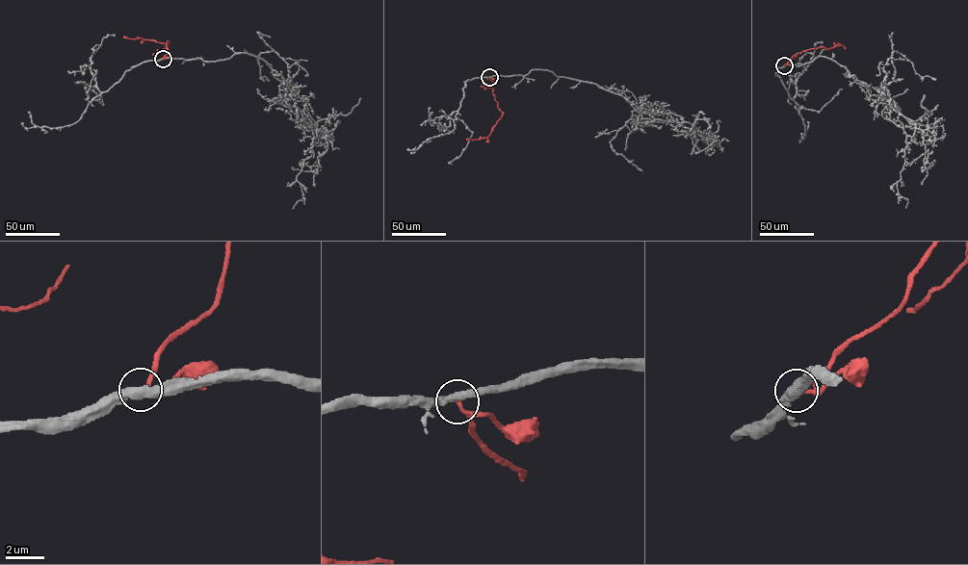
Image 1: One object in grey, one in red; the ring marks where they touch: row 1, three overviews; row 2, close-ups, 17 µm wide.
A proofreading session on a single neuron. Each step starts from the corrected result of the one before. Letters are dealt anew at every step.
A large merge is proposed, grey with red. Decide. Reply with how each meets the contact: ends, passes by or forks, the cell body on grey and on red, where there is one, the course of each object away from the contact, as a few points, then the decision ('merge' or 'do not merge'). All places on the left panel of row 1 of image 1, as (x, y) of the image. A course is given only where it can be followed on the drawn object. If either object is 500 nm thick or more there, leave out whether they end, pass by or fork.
grey passes by; red ends there; no cell body on grey; no cell body on red; grey runs (163, 59), (246, 53), (266, 61), (316, 127), (296, 177), (303, 199), (293, 208); red runs (163, 59), (167, 53), (168, 41), (165, 43), (123, 38); merge

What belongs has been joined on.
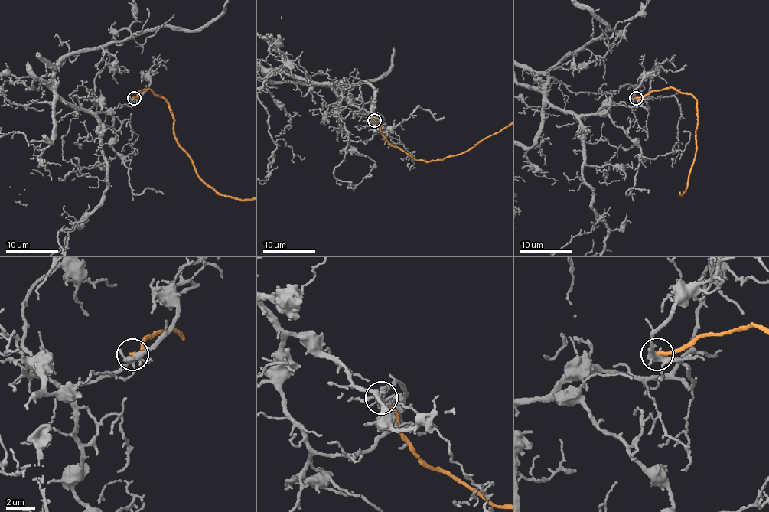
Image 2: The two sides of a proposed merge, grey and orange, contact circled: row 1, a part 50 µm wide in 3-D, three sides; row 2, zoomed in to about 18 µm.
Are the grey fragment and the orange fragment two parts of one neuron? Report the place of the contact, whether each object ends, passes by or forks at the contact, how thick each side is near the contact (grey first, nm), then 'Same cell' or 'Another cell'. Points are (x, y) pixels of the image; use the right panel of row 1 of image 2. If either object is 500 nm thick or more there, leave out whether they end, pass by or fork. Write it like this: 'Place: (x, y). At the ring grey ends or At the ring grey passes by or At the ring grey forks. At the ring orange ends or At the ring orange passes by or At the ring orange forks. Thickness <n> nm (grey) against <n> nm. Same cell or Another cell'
Place: (636, 98). At the ring grey forks. At the ring orange ends. Thickness 360 nm (grey) against 280 nm. Another cell

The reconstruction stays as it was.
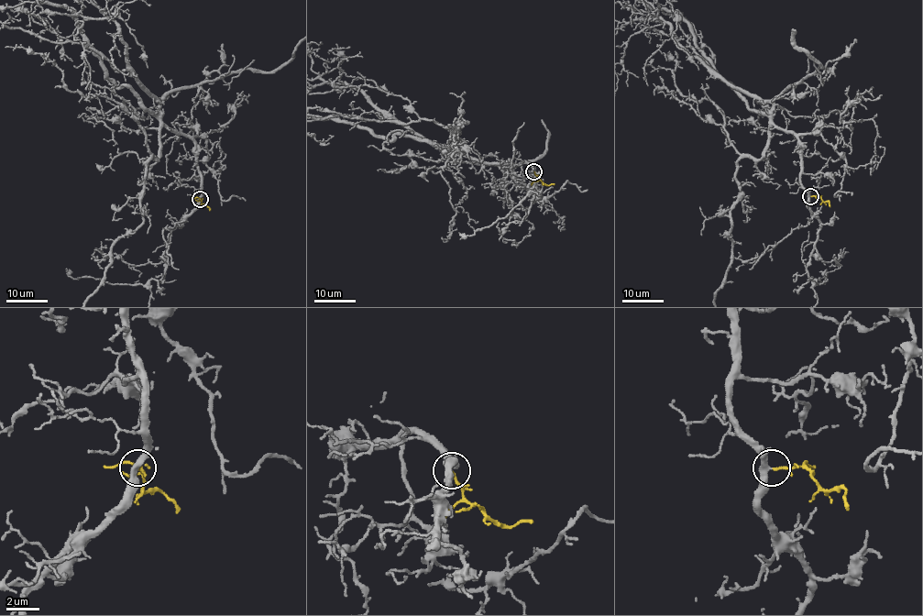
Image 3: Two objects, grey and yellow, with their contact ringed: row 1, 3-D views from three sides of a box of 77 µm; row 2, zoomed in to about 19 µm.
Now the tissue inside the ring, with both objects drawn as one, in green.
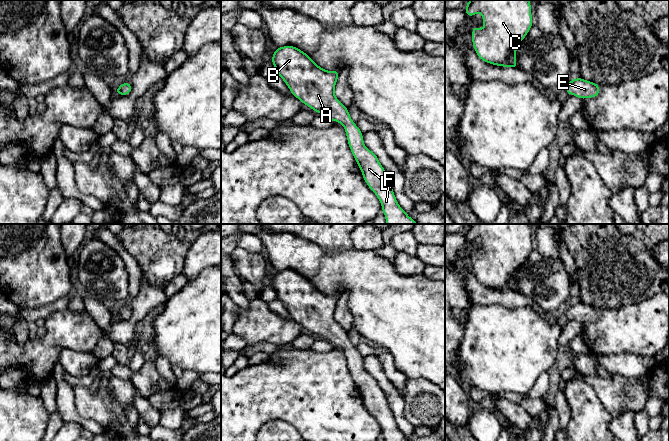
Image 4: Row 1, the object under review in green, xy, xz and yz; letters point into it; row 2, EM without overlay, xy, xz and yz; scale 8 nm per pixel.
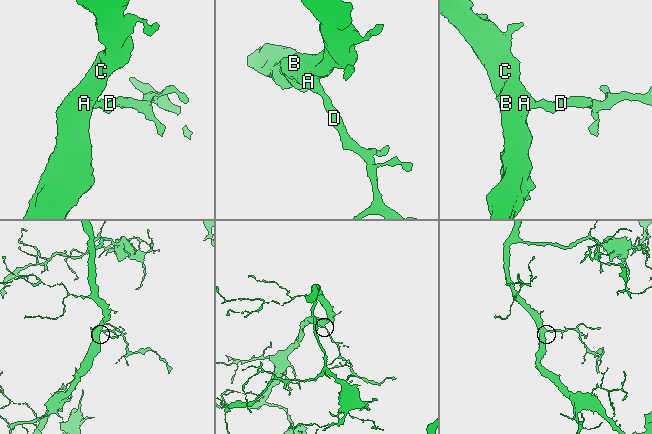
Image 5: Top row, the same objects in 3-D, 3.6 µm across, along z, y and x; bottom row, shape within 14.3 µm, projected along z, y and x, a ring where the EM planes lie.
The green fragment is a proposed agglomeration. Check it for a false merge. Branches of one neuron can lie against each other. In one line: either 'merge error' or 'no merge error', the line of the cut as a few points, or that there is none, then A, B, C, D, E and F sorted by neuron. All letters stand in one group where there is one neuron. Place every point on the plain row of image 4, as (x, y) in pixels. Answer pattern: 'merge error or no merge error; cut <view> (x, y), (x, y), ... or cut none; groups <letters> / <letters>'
no merge error; cut none; groups A B C D E F

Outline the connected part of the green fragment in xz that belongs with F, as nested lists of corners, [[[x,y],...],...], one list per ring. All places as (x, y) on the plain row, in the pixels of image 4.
[[[295,270],[277,272],[271,287],[293,320],[329,345],[343,349],[352,379],[364,405],[379,423],[385,441],[409,441],[399,430],[378,380],[364,369],[362,355],[352,345],[348,332],[334,318],[340,296],[324,294]]]

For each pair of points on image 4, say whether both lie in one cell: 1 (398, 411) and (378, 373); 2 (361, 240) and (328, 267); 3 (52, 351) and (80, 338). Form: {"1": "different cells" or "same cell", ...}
{"1": "same cell", "2": "different cells", "3": "same cell"}

